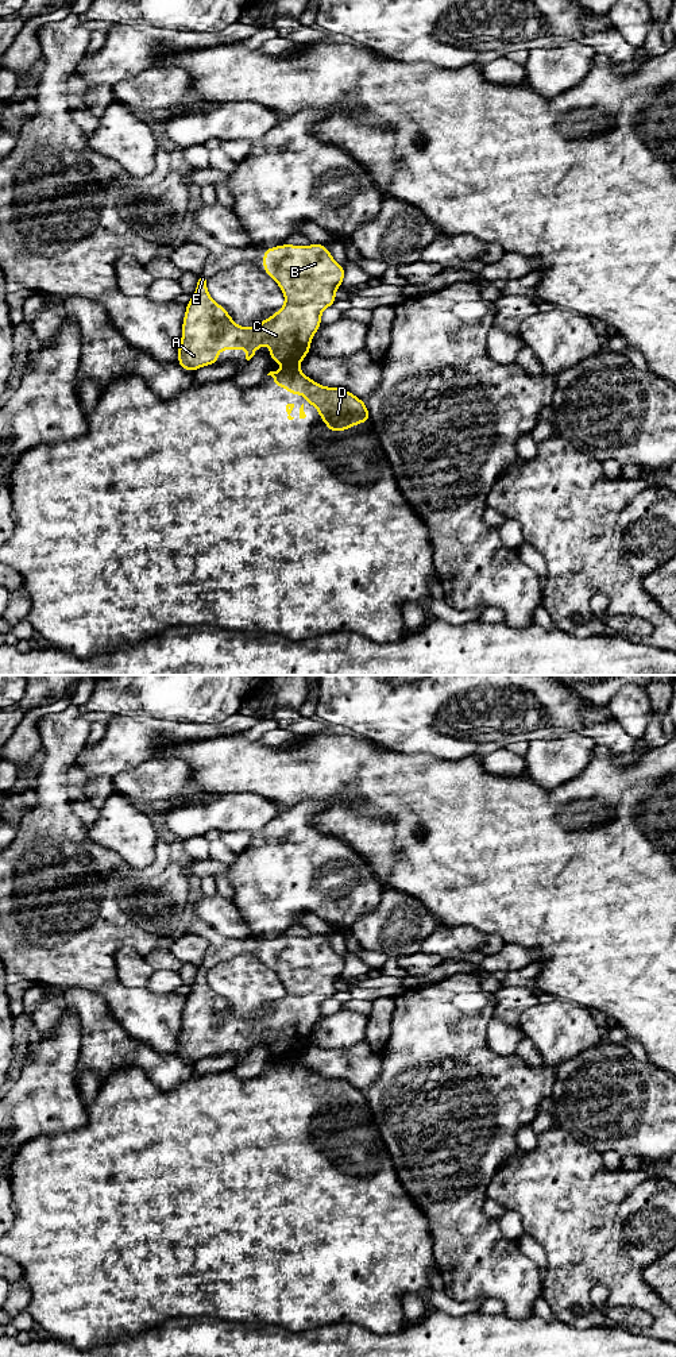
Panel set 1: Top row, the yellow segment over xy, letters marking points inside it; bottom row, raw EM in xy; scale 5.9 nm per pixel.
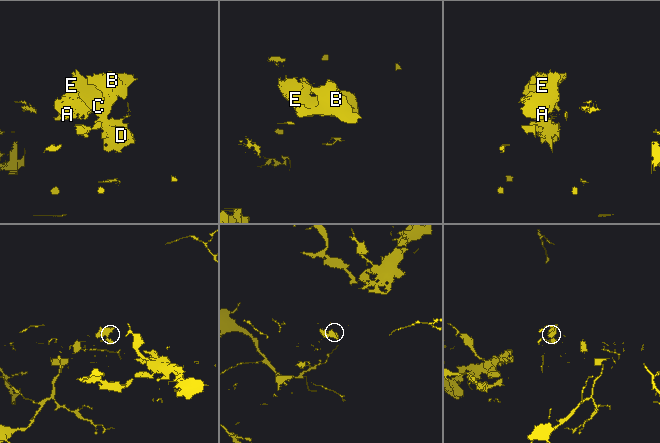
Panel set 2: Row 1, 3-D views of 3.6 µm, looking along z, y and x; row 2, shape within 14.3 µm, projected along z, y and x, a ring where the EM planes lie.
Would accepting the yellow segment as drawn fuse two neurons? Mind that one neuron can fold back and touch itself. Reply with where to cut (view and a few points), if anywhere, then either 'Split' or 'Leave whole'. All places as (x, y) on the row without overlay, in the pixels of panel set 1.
Split along xy (286, 1057), (297, 1059). Split

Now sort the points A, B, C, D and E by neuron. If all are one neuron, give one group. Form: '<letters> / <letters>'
A B C E / D

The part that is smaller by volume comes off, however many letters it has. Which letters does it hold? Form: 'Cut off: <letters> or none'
Cut off: A, B, C, E

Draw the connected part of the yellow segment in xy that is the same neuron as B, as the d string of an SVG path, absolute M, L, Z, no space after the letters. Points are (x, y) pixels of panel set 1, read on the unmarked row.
M312 934L306 938L295 936L279 936L263 941L263 961L274 971L285 986L285 996L269 1010L251 1019L237 1017L231 1006L208 984L209 967L198 965L196 979L182 1013L182 1032L178 1034L178 1057L186 1063L196 1063L202 1057L217 1056L221 1041L237 1042L246 1040L246 1050L250 1052L260 1037L270 1037L269 1049L286 1059L298 1056L310 1044L310 1034L321 1018L321 1005L332 998L336 991L336 980L343 976L345 960L331 947L324 936Z

